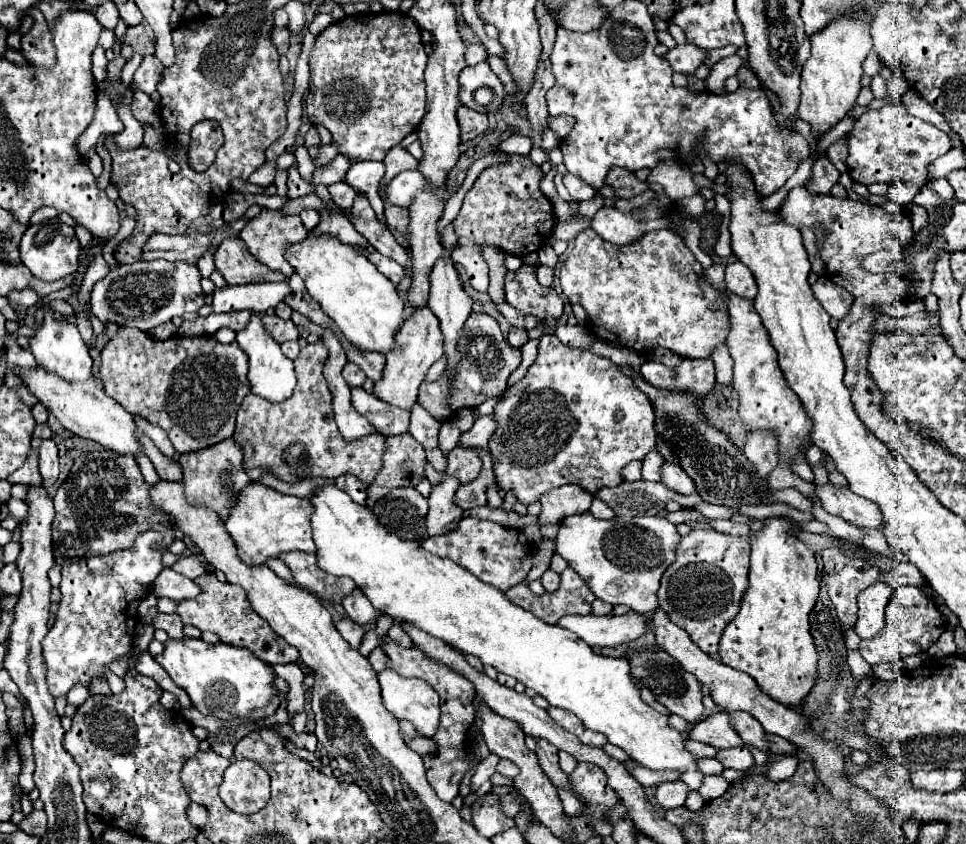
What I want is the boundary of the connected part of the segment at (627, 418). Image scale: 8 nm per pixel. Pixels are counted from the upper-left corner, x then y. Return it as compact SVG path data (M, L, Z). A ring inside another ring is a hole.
M543 335L539 339L535 363L519 383L507 387L493 413L499 415L499 431L491 437L489 449L495 459L497 485L505 491L511 489L525 505L565 483L581 485L589 493L603 485L615 487L623 481L621 469L635 459L645 459L645 455L655 449L657 441L653 403L635 387L633 379L609 359L597 357L585 349L571 349L555 335ZM615 413L621 413L623 419L615 421Z

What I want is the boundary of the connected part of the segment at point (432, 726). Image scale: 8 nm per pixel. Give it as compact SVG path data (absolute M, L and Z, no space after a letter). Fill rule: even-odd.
M383 669L379 673L381 693L383 693L383 705L387 711L391 711L397 719L407 719L415 725L417 733L423 737L433 737L439 727L439 695L427 681L415 679L415 677L401 677L393 669Z

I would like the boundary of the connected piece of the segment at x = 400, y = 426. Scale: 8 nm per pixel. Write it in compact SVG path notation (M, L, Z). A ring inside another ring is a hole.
M361 387L351 389L351 403L353 407L377 429L377 433L389 437L389 435L403 435L409 431L411 411L395 407L387 401L381 401L375 395L369 395Z

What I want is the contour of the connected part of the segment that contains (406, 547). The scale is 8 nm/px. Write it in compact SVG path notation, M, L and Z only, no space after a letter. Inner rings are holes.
M325 485L319 489L311 503L315 507L311 521L313 539L317 545L319 567L323 567L323 571L351 577L373 603L373 607L377 607L381 613L387 613L393 619L407 619L415 623L437 639L443 639L445 643L451 643L453 647L479 657L483 665L493 665L499 673L515 677L519 683L545 697L549 705L571 711L587 729L603 733L609 743L621 747L639 765L653 771L679 771L679 781L683 781L689 789L697 791L701 787L705 775L697 767L697 757L685 749L685 739L677 729L669 725L669 717L643 703L641 691L633 683L631 665L627 659L595 655L583 639L567 629L561 629L559 625L549 625L529 611L513 605L505 593L495 591L491 585L483 585L475 575L457 563L439 559L429 551L423 551L421 545L391 535L387 529L379 527L369 507L359 507L335 485Z

